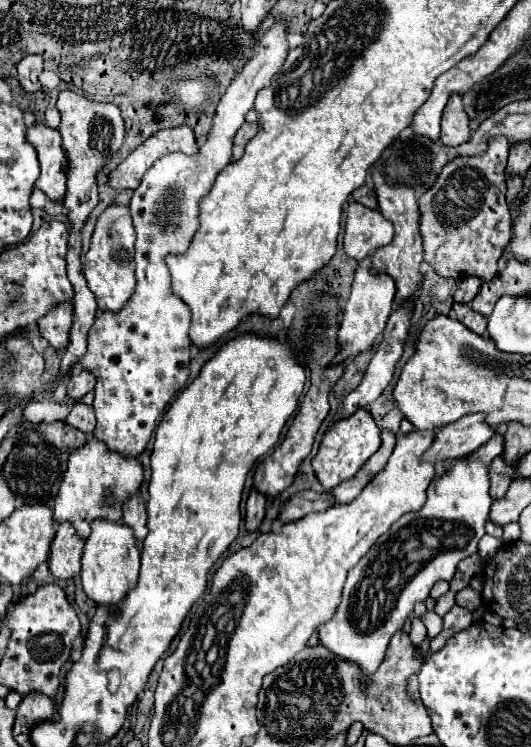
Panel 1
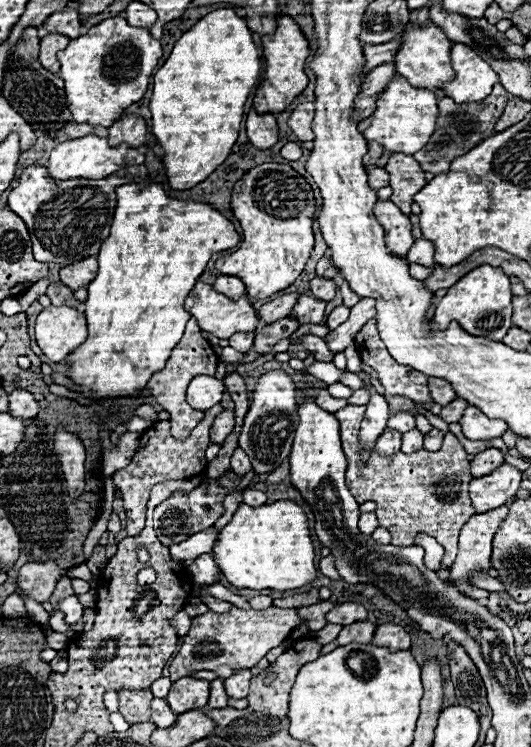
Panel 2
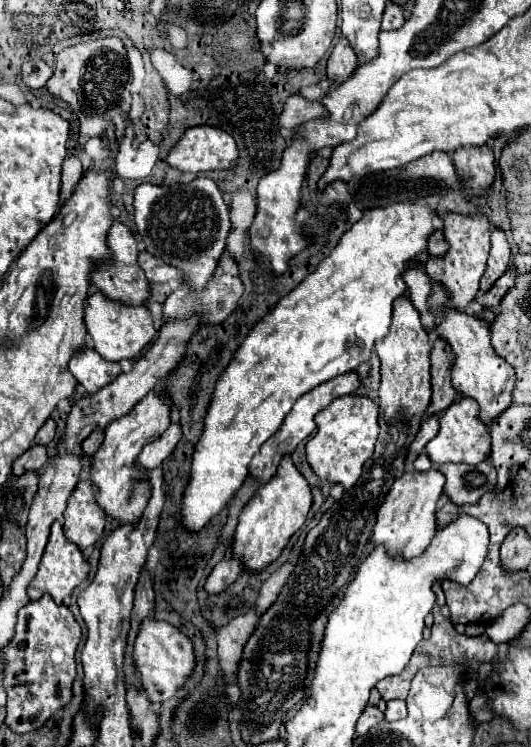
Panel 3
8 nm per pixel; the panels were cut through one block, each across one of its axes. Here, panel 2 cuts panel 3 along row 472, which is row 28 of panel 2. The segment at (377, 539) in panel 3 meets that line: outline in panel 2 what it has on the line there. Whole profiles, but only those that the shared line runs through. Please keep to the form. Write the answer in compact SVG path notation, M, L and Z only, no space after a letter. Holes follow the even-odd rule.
M428 22L426 26L408 24L402 32L402 44L394 56L396 72L402 74L416 88L440 88L440 84L448 82L454 74L450 66L450 46L452 42L434 22Z

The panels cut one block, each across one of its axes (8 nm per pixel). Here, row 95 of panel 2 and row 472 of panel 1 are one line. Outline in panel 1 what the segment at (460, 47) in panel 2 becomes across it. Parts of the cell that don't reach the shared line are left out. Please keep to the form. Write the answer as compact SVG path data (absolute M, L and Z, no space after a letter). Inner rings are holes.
M494 432L494 436L484 446L480 446L466 458L456 460L452 468L448 468L442 476L430 482L426 504L418 512L410 512L402 516L402 520L394 522L392 528L386 534L382 534L368 550L368 554L348 572L348 580L342 590L342 600L332 620L318 628L318 636L320 646L334 652L338 658L346 662L354 662L362 670L362 684L366 684L366 680L378 670L380 662L384 660L384 652L390 638L398 630L402 630L406 616L410 616L414 610L414 604L426 600L428 592L438 580L452 580L458 562L476 552L478 540L486 534L484 524L492 504L492 498L488 494L490 490L488 468L494 458L502 456L502 452L504 452L504 436L500 432Z

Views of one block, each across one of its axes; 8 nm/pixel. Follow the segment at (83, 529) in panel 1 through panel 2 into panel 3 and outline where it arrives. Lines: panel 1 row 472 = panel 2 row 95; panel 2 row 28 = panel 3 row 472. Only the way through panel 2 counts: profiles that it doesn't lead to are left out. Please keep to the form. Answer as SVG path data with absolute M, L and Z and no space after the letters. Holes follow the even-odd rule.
M150 392L140 400L126 416L112 420L104 428L104 442L90 460L90 482L96 488L96 502L108 516L120 524L136 524L150 498L150 482L146 470L136 464L138 454L150 442L154 442L170 424L170 400L168 394L156 396Z

